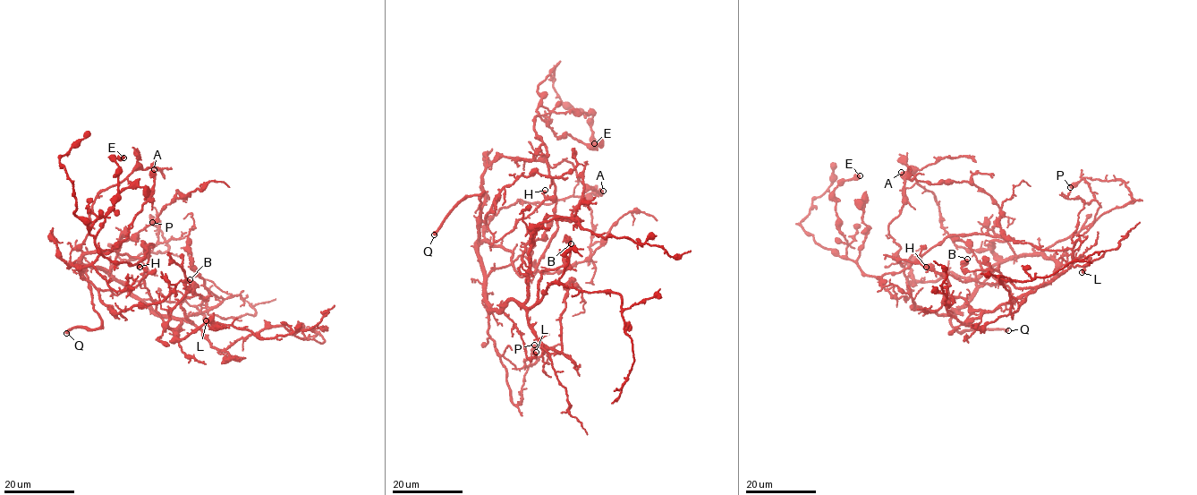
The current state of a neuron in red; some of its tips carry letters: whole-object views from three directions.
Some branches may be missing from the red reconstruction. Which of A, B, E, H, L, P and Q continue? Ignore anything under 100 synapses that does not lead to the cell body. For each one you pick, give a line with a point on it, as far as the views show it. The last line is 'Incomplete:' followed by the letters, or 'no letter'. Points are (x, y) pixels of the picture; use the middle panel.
Q: Place: (434, 234)
Incomplete: Q

